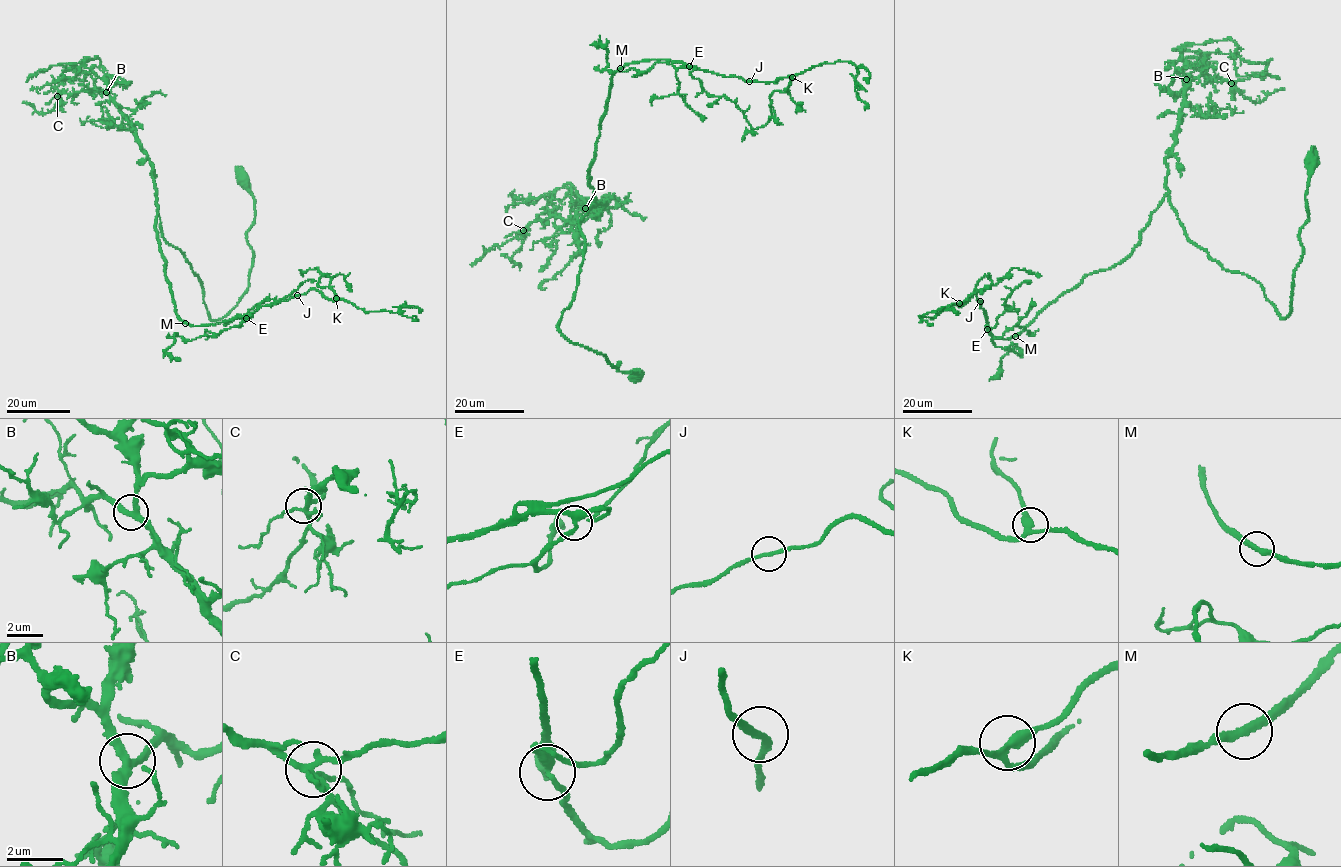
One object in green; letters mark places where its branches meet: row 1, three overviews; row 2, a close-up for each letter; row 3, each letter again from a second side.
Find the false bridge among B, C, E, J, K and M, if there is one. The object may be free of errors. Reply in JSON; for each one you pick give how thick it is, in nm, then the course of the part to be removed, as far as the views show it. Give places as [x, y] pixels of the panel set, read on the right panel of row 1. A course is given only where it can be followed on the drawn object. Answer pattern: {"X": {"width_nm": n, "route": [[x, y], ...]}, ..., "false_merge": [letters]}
{"false_merge": []}

